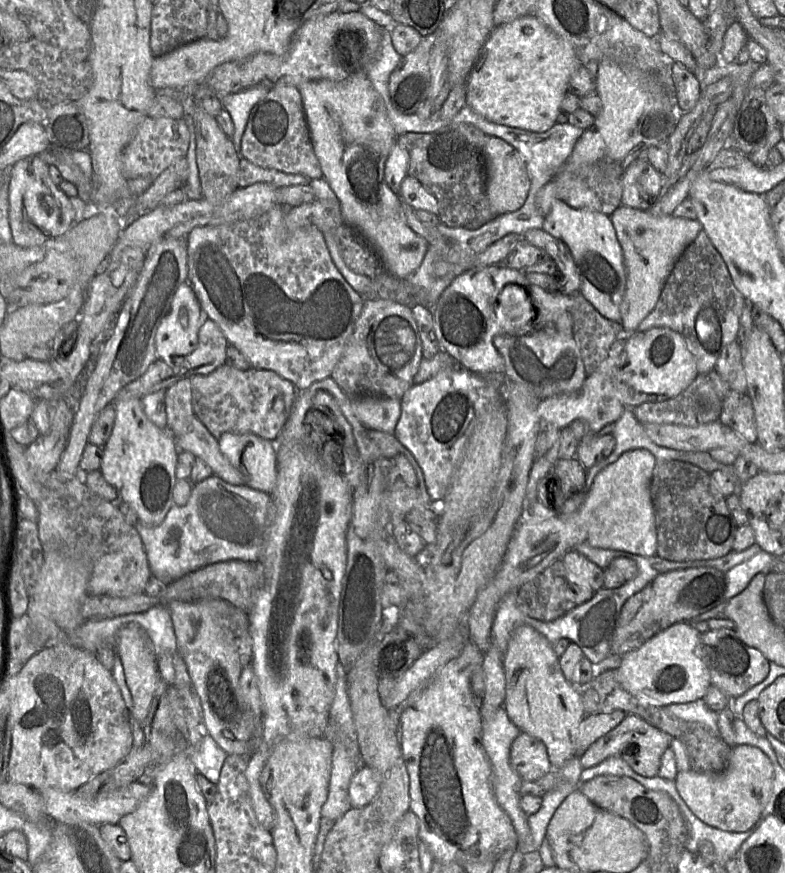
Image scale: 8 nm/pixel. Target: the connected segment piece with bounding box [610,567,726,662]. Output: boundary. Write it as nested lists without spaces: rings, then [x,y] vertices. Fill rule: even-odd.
[[[694,567],[662,573],[622,606],[612,636],[610,657],[620,660],[673,624],[688,622],[726,601],[726,573],[712,567]]]

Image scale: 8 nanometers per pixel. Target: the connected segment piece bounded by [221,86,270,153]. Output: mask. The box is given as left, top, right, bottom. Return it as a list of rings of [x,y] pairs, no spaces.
[[[254,86],[237,93],[229,93],[221,98],[223,108],[229,112],[234,123],[232,143],[239,153],[241,139],[248,125],[251,110],[270,91],[265,86]]]

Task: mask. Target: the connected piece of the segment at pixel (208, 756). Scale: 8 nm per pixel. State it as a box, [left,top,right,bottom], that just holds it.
[189,732,228,784]

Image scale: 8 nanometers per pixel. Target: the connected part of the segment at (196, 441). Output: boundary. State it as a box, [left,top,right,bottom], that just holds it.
[175,418,246,485]

